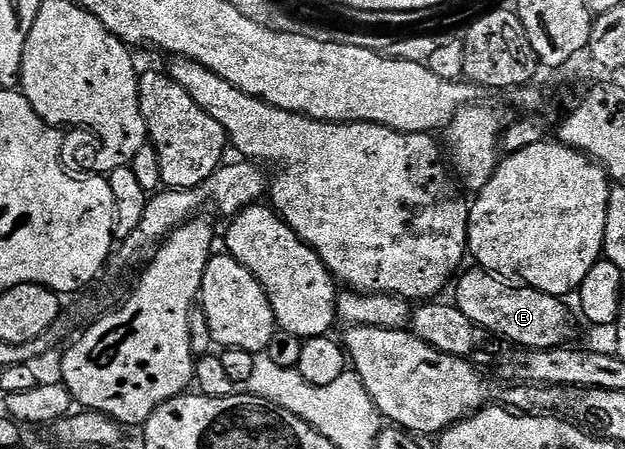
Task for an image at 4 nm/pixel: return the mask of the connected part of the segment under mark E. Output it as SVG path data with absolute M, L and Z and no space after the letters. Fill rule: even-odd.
M473 268L466 275L463 273L453 287L453 301L480 328L489 330L499 339L507 338L518 348L543 350L561 346L567 341L570 330L570 314L566 311L565 301L551 294L533 290L530 286L507 284L499 280L489 270Z

